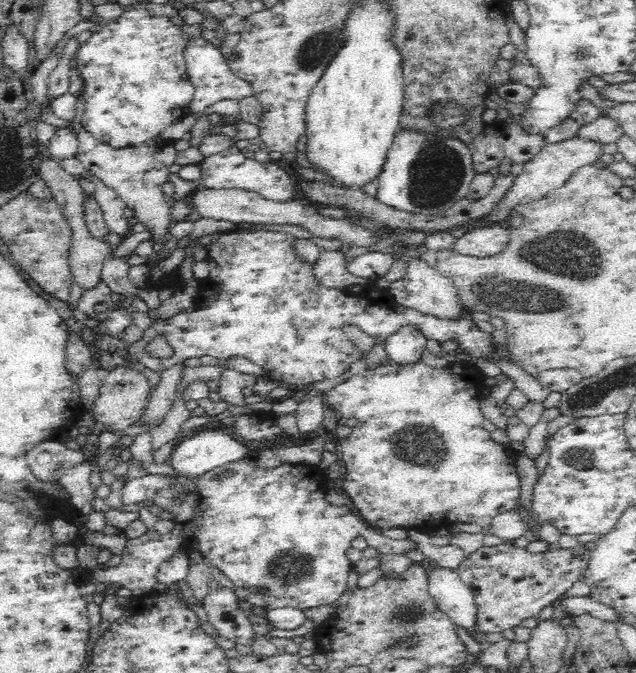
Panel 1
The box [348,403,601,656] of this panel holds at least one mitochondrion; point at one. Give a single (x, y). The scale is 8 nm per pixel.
(425, 446)

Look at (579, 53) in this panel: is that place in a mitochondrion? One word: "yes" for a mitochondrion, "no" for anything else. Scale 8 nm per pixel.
yes

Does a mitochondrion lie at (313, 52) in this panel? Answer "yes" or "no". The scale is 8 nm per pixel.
yes

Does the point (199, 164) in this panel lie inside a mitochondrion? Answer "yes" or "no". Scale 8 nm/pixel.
no

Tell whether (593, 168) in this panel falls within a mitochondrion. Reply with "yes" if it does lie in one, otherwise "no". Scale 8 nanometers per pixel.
no

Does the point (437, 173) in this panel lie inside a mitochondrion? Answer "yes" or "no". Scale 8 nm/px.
yes

